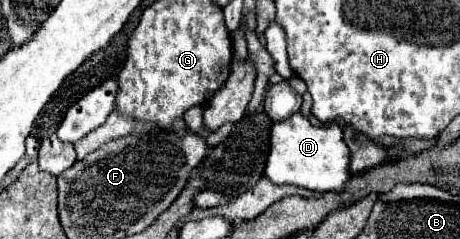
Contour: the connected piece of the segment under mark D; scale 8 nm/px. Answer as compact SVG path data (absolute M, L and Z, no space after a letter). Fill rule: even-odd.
M300 112L282 122L274 122L270 134L270 154L266 176L272 184L294 184L312 192L342 192L350 180L350 156L342 128L334 122L330 128L312 126Z

